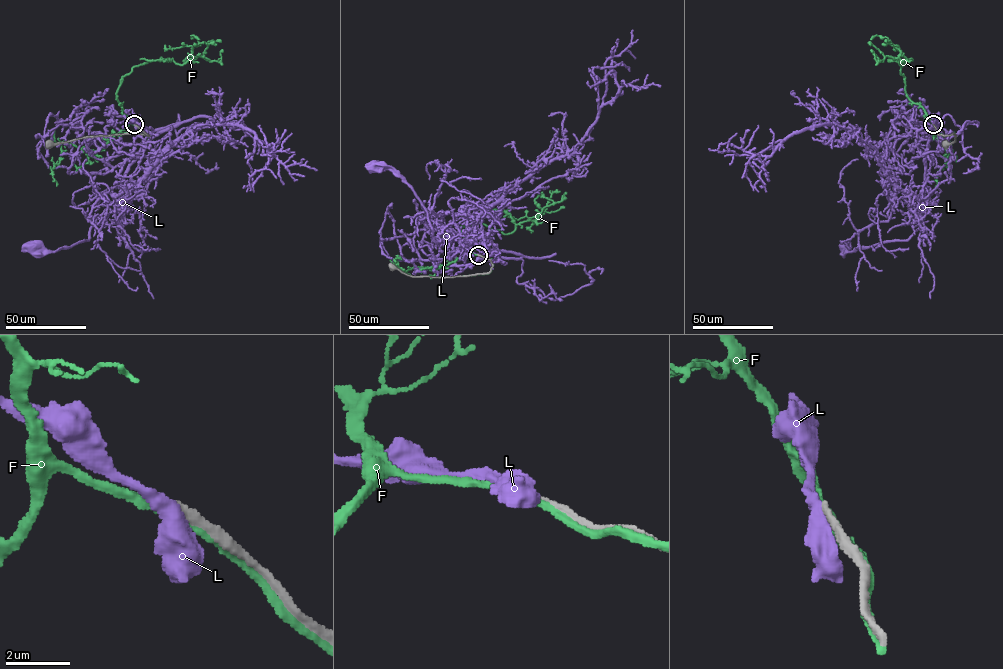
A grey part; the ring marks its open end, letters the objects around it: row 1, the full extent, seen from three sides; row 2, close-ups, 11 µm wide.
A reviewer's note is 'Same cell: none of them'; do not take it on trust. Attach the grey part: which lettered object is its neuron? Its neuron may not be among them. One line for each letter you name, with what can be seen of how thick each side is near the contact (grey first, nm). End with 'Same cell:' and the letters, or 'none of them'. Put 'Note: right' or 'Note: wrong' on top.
Note: right
Same cell: none of them

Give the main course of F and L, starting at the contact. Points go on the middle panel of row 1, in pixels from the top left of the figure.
F: (481, 256), (460, 227), (475, 222), (512, 232), (519, 223), (535, 222), (543, 212), (535, 199), (543, 193)
L: (479, 255), (454, 251), (466, 264), (521, 256), (466, 246), (464, 240), (435, 242), (414, 191), (375, 165)

